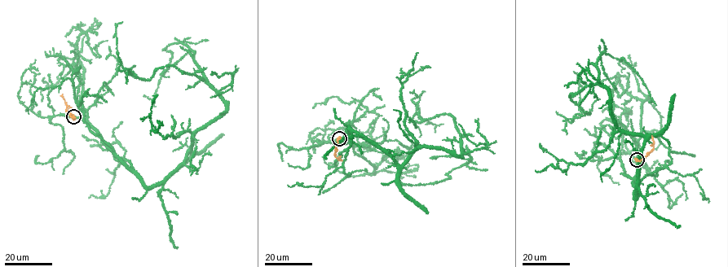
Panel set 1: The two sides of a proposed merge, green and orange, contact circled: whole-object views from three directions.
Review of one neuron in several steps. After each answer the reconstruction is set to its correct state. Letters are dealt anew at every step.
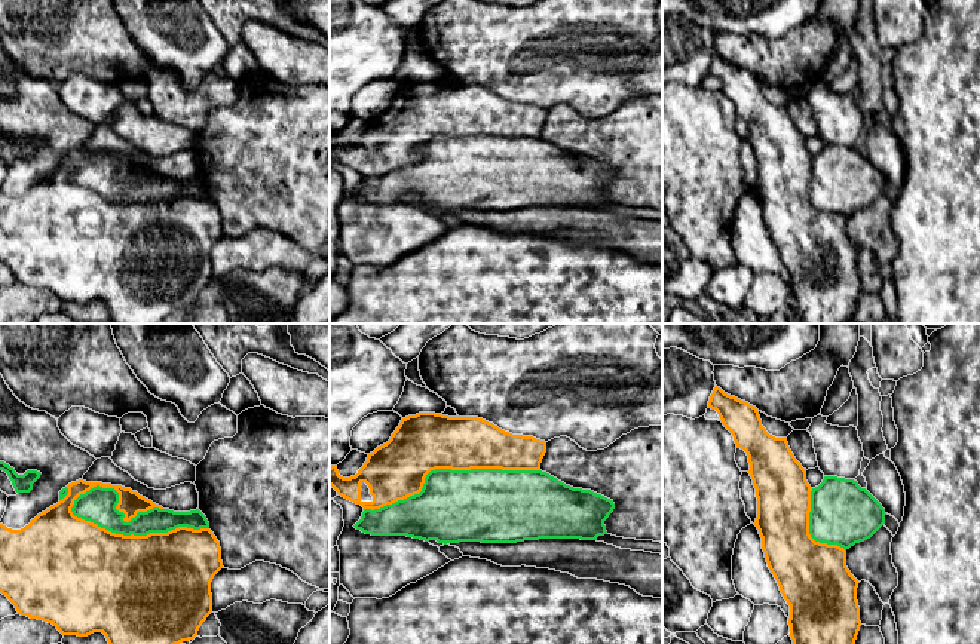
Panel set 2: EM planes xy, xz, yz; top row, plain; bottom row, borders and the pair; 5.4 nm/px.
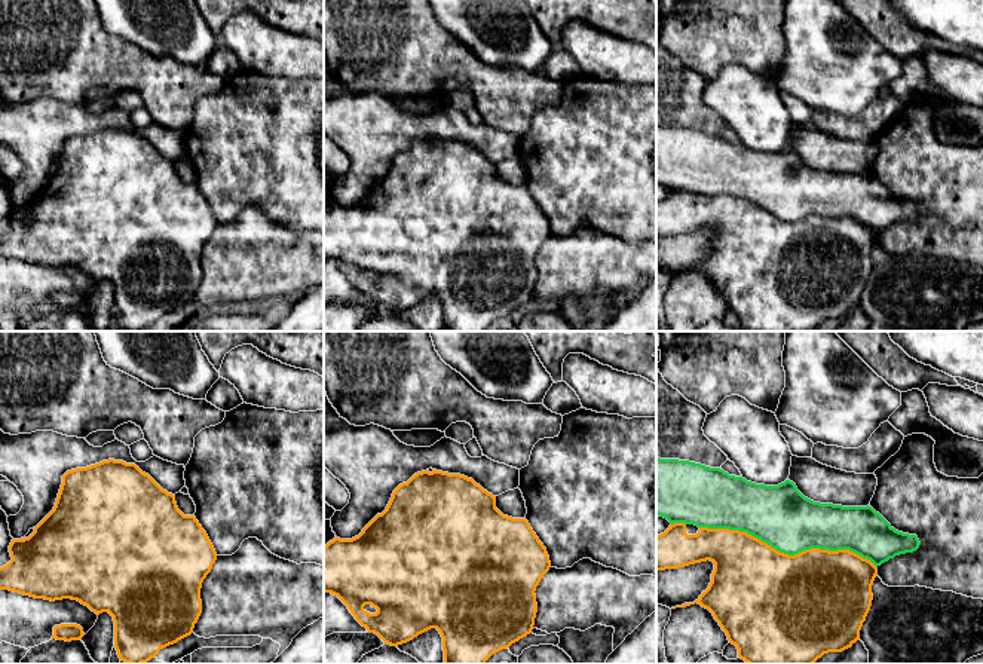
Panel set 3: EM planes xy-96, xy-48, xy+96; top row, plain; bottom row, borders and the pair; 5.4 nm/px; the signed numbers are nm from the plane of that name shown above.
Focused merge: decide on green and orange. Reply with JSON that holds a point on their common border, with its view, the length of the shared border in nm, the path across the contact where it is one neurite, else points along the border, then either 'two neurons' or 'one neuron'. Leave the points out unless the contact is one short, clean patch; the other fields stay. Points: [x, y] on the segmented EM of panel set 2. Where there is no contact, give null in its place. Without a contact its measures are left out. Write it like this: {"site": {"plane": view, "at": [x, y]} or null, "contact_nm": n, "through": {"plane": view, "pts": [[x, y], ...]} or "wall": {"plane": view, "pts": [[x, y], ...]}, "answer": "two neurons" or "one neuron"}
{"site": {"plane": "xy", "at": [138, 534]}, "contact_nm": 750, "answer": "two neurons"}

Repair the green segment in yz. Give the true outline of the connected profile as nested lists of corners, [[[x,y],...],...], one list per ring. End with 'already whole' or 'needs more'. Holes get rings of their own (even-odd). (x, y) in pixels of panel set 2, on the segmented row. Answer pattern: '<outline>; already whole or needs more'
[[[824,476],[811,491],[809,534],[845,551],[885,524],[882,505],[854,479]]]; already whole

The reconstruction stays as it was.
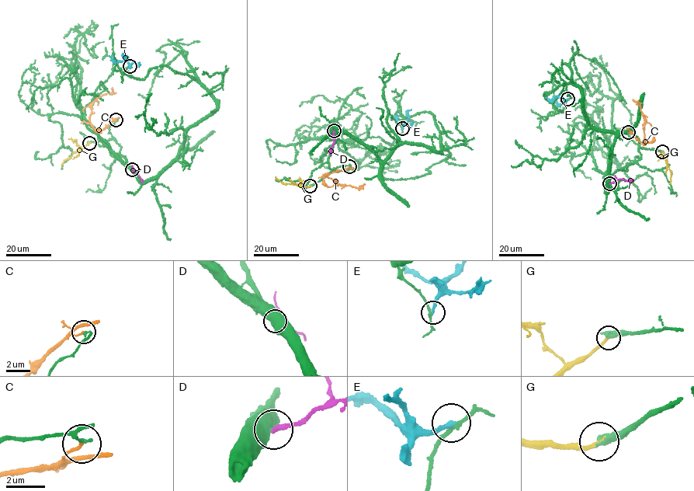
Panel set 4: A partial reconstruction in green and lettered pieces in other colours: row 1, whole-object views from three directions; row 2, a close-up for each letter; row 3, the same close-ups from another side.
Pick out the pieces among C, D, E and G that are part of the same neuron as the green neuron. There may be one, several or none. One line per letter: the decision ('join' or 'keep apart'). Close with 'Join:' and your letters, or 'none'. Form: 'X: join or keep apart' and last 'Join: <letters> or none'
C: keep apart
D: keep apart
E: keep apart
G: join
Join: G

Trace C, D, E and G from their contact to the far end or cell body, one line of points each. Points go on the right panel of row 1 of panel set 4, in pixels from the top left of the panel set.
C: (627, 132), (645, 144), (644, 120), (640, 102), (633, 99)
D: (609, 183), (619, 179), (633, 180)
E: (567, 99), (561, 99), (559, 105), (555, 101)
G: (662, 152), (671, 172), (669, 183)

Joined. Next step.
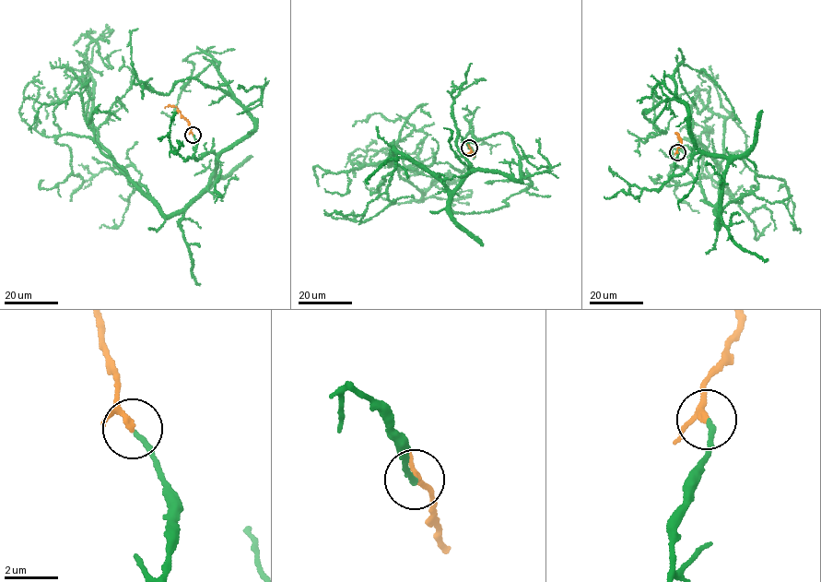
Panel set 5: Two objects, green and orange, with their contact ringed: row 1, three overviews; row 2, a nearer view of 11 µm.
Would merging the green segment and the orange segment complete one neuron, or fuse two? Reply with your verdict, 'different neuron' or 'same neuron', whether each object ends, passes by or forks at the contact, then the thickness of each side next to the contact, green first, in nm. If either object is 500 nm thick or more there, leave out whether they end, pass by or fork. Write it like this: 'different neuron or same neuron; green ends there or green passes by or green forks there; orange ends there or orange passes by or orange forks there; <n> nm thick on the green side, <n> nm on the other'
same neuron; green ends there; orange passes by; 160 nm thick on the green side, 170 nm on the other

